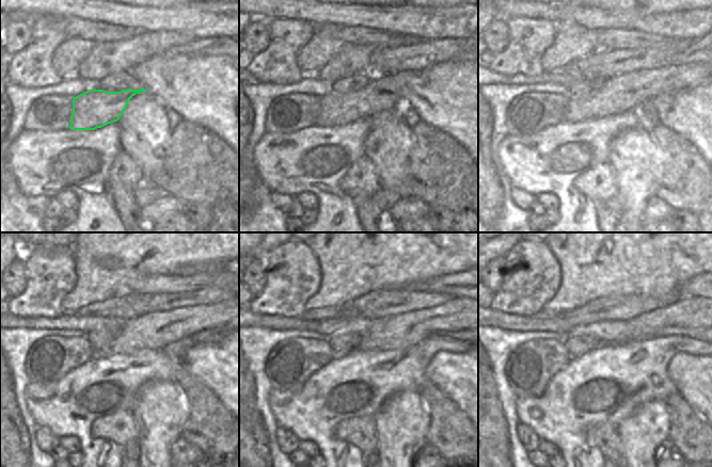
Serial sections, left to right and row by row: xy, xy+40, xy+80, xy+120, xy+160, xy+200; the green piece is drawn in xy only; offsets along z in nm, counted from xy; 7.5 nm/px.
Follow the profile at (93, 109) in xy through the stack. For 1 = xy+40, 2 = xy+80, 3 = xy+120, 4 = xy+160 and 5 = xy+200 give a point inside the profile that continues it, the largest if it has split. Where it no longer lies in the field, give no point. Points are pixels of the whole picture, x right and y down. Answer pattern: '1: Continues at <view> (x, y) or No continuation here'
1: Continues at xy+40 (383, 93)
2: Continues at xy+80 (630, 92)
3: Continues at xy+120 (156, 331)
4: Continues at xy+160 (398, 332)
5: Continues at xy+200 (695, 312).

